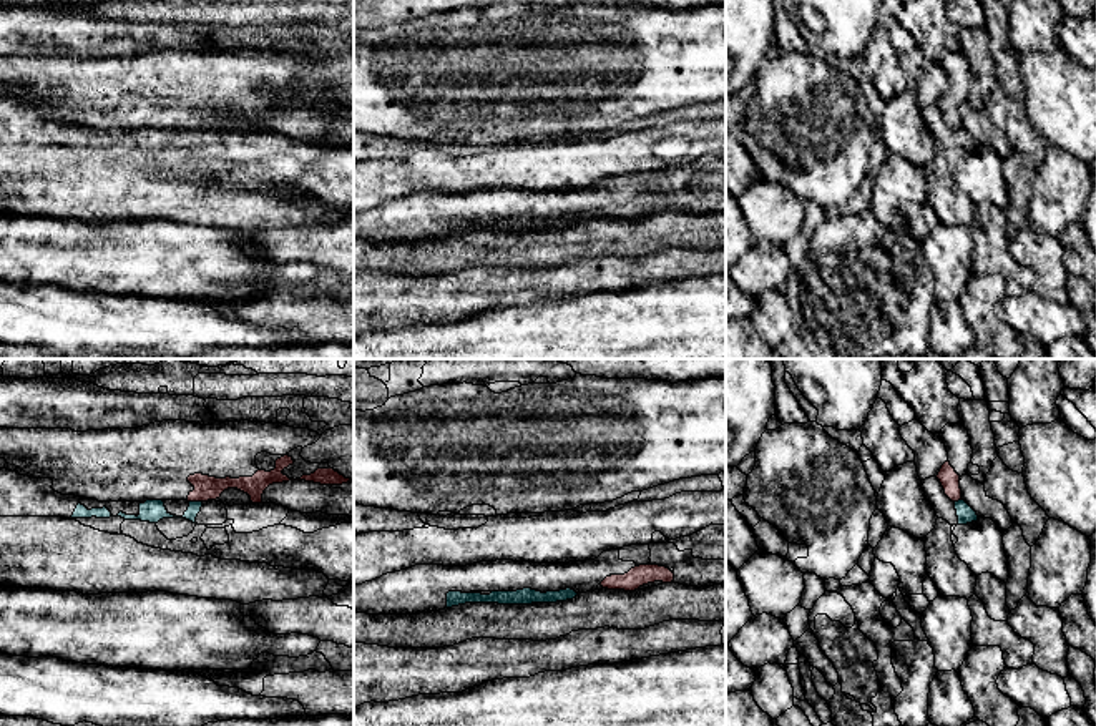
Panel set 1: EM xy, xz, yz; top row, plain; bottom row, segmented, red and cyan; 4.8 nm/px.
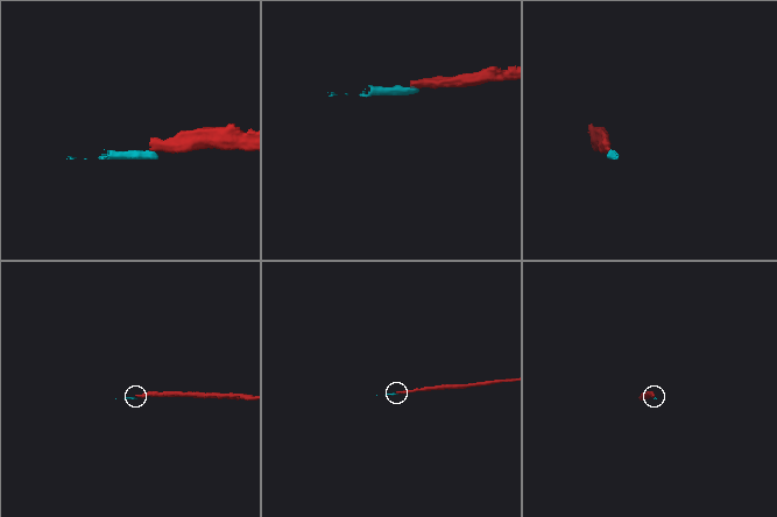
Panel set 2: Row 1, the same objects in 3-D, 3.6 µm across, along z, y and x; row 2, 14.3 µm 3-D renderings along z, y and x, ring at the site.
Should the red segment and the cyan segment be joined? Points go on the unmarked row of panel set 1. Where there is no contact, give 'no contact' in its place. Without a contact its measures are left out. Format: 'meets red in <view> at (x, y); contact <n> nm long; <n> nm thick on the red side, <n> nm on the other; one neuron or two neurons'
meets red in xy at (195, 128); contact 70 nm long; 120 nm thick on the red side, 110 nm on the other; two neurons

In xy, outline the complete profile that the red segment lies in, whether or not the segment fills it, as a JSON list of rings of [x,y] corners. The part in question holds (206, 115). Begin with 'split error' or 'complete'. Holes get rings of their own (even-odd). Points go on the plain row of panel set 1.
split error | [[[163,48],[154,50],[149,53],[143,53],[138,56],[105,56],[105,58],[86,58],[86,60],[75,60],[71,56],[7,56],[0,55],[0,86],[5,86],[5,96],[10,100],[17,100],[20,103],[28,103],[32,106],[51,106],[53,113],[51,116],[61,123],[75,123],[83,126],[93,126],[98,130],[146,130],[146,128],[188,128],[188,130],[208,130],[216,128],[221,125],[221,121],[228,116],[237,116],[251,125],[252,131],[262,131],[262,121],[264,118],[272,111],[282,111],[294,106],[289,106],[282,101],[284,96],[294,91],[292,85],[287,81],[297,75],[307,75],[316,71],[320,66],[317,60],[312,60],[309,56],[294,56],[282,52],[266,52],[266,50],[251,50],[251,48],[241,48],[241,50],[214,50],[211,53],[201,53],[196,50],[186,50],[186,48]],[[261,80],[267,80],[271,83],[277,83],[276,96],[271,100],[259,98],[256,93],[256,83]]]

